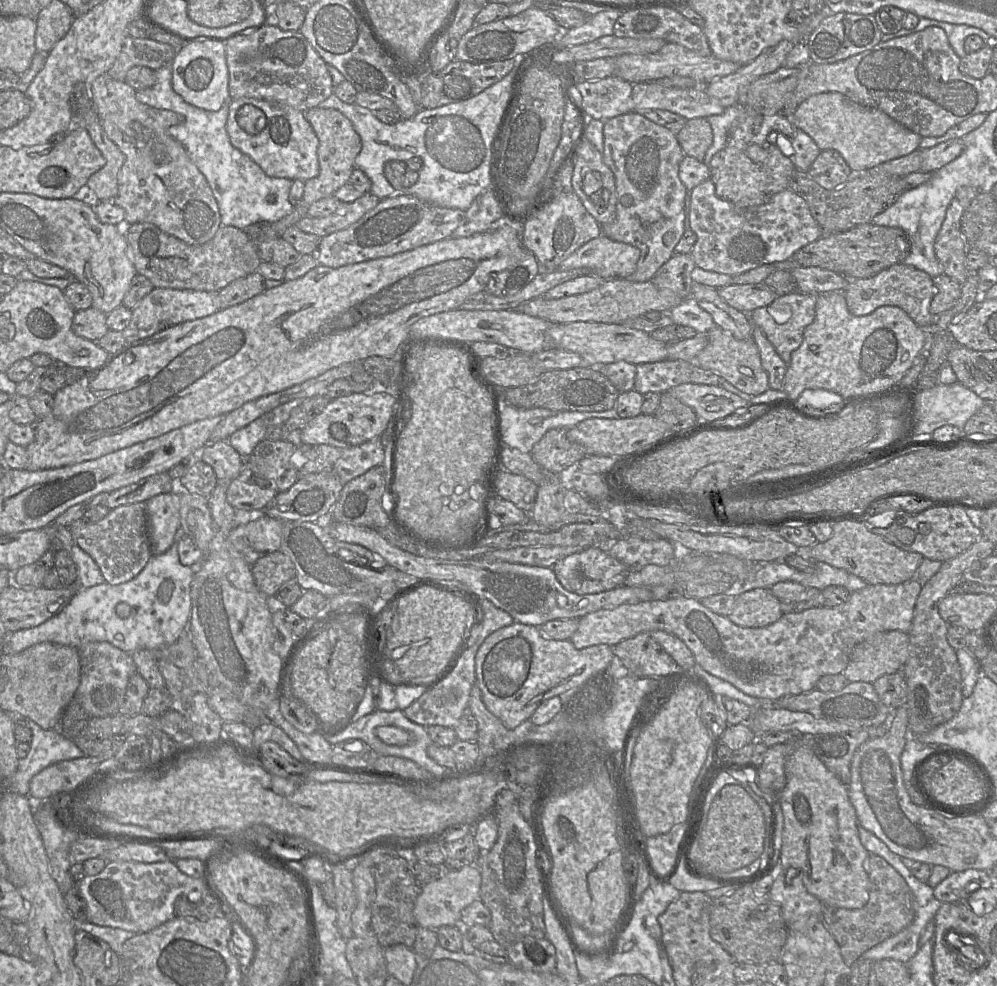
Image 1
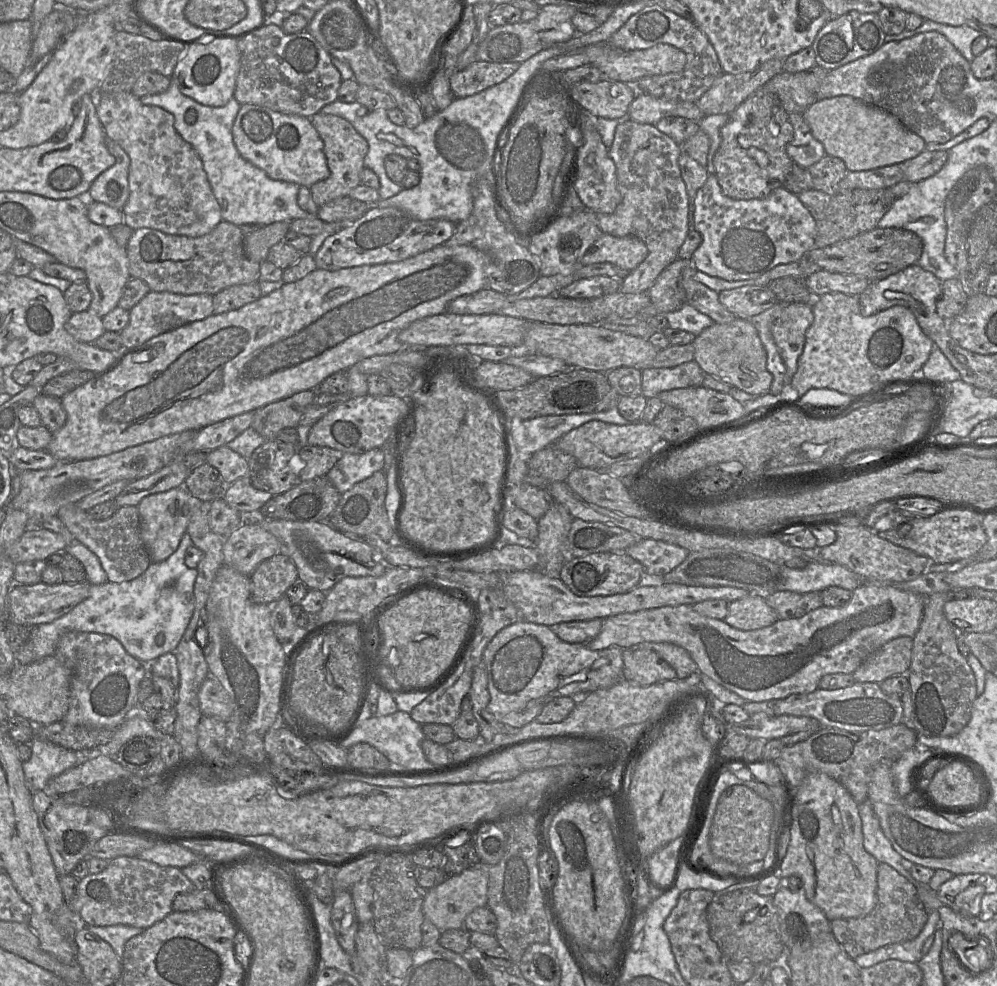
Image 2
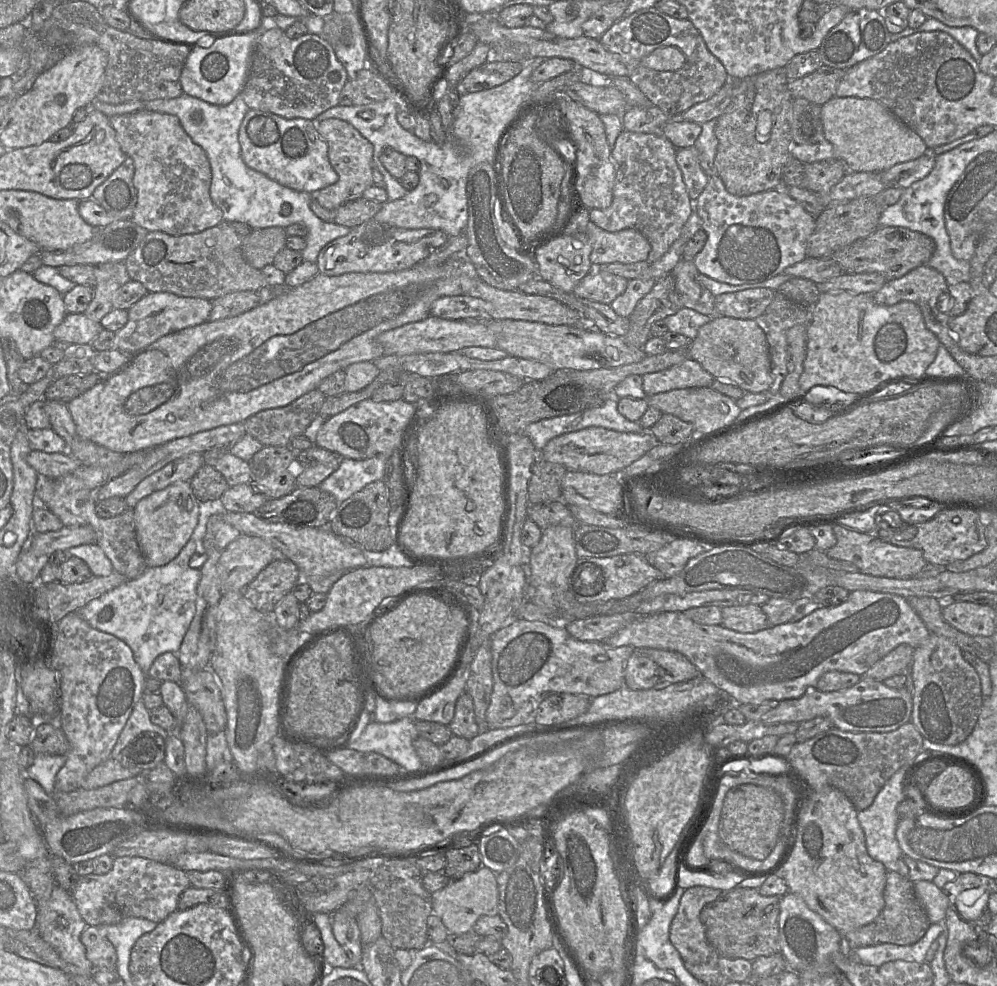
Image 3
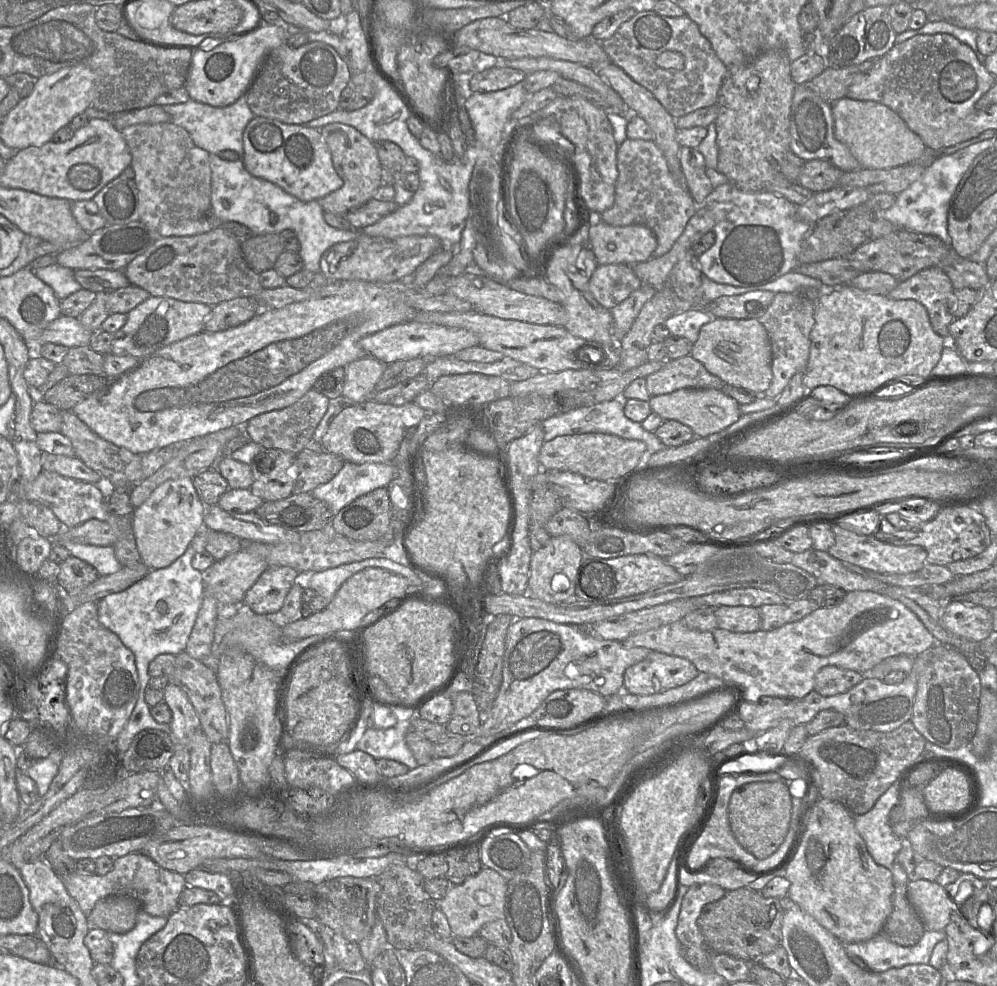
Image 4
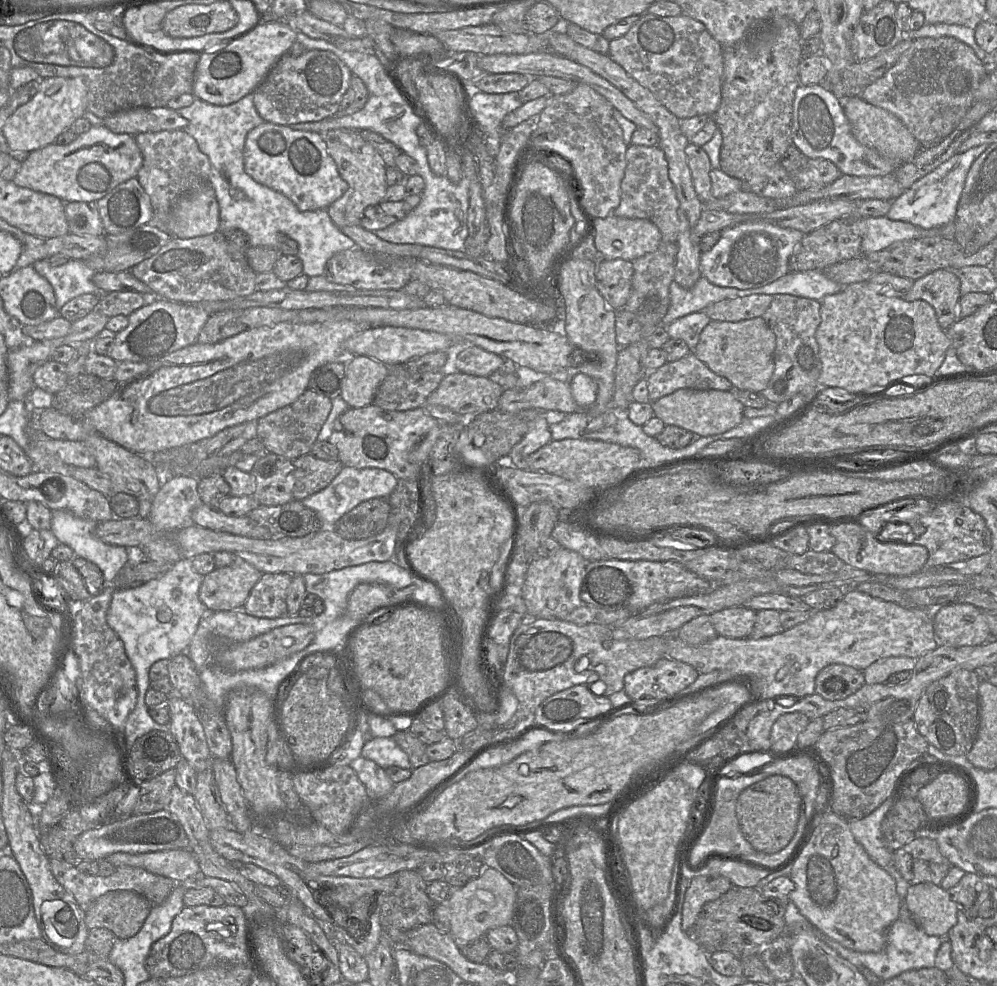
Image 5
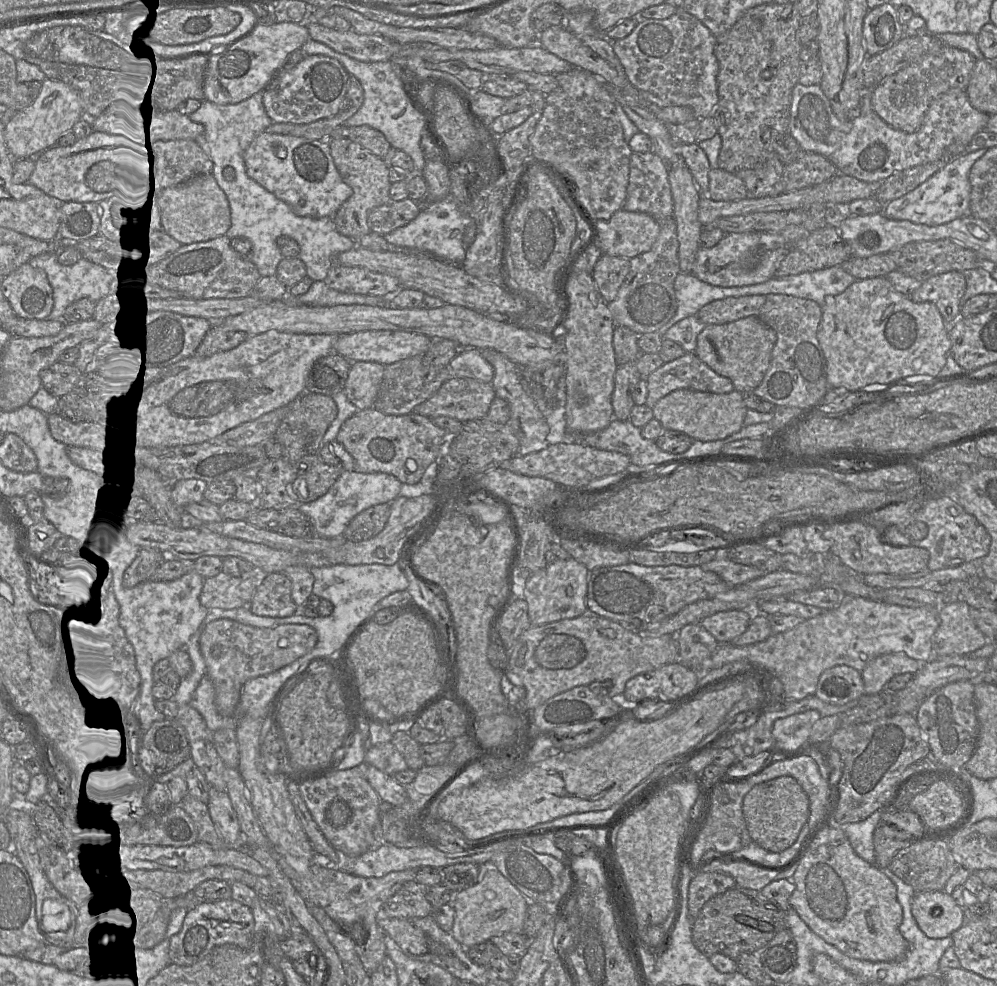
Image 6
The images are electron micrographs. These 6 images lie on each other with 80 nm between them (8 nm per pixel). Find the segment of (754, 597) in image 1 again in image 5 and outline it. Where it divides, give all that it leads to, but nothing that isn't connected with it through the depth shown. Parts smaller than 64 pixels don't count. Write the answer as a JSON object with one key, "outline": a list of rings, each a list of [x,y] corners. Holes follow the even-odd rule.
{"outline":[[[742,605],[717,611],[710,615],[710,621],[720,636],[746,638],[754,627],[756,614],[756,611]]]}

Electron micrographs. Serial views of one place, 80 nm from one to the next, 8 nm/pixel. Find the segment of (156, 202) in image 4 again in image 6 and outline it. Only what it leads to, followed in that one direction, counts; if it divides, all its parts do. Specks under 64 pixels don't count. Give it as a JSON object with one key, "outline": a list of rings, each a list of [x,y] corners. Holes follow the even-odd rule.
{"outline":[[[164,137],[149,143],[152,154],[151,171],[145,184],[151,191],[212,172],[210,158],[192,139]]]}

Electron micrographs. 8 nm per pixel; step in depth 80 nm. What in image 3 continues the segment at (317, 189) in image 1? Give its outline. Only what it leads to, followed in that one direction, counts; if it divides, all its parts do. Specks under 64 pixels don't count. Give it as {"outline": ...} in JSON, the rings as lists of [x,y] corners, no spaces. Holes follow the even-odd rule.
{"outline":[[[326,119],[318,123],[316,129],[328,145],[329,161],[339,178],[336,183],[310,194],[322,207],[334,211],[346,202],[362,197],[364,191],[373,185],[374,146],[352,124],[344,120]],[[278,226],[253,229],[242,238],[243,257],[252,267],[261,270],[273,263],[277,253],[285,247],[286,237],[285,228]]]}

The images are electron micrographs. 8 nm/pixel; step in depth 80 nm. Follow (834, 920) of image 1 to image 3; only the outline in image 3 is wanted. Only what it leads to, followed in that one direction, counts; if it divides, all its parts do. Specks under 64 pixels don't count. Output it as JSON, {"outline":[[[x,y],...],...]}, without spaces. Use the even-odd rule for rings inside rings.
{"outline":[[[887,871],[884,888],[884,908],[869,924],[842,934],[845,945],[855,950],[859,947],[891,943],[897,945],[912,945],[918,942],[930,926],[930,920],[918,901],[913,882],[895,871]]]}

